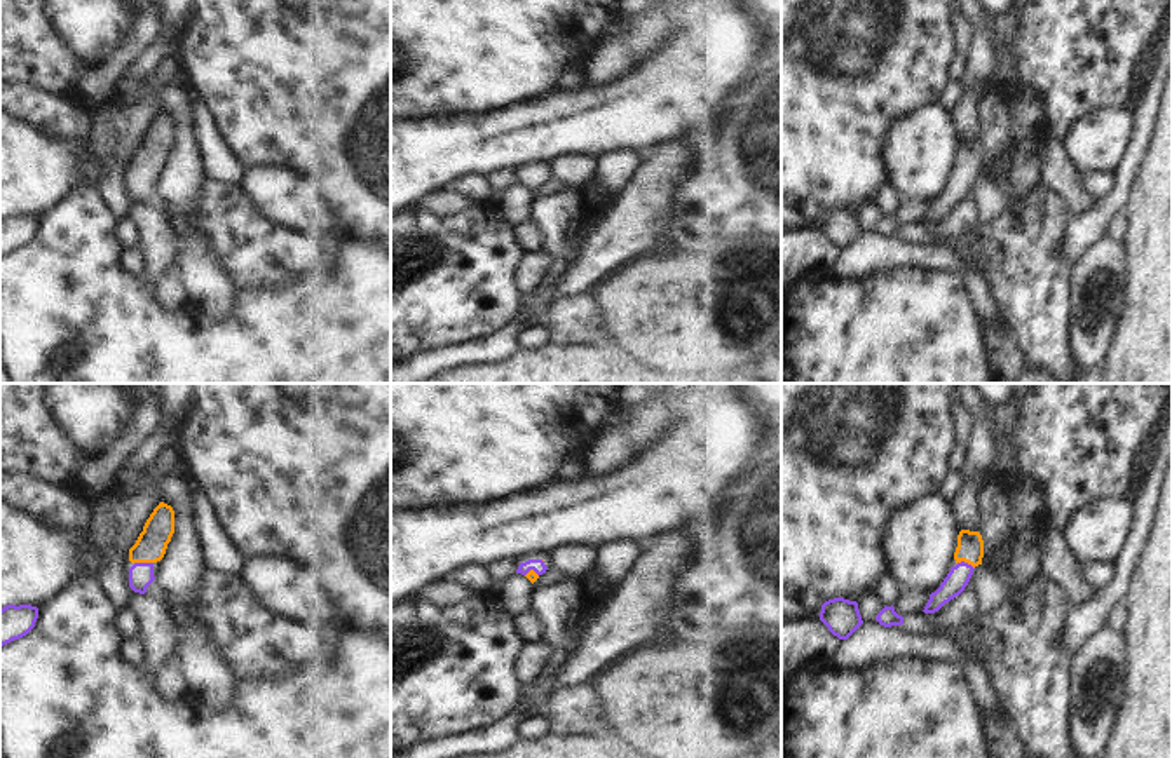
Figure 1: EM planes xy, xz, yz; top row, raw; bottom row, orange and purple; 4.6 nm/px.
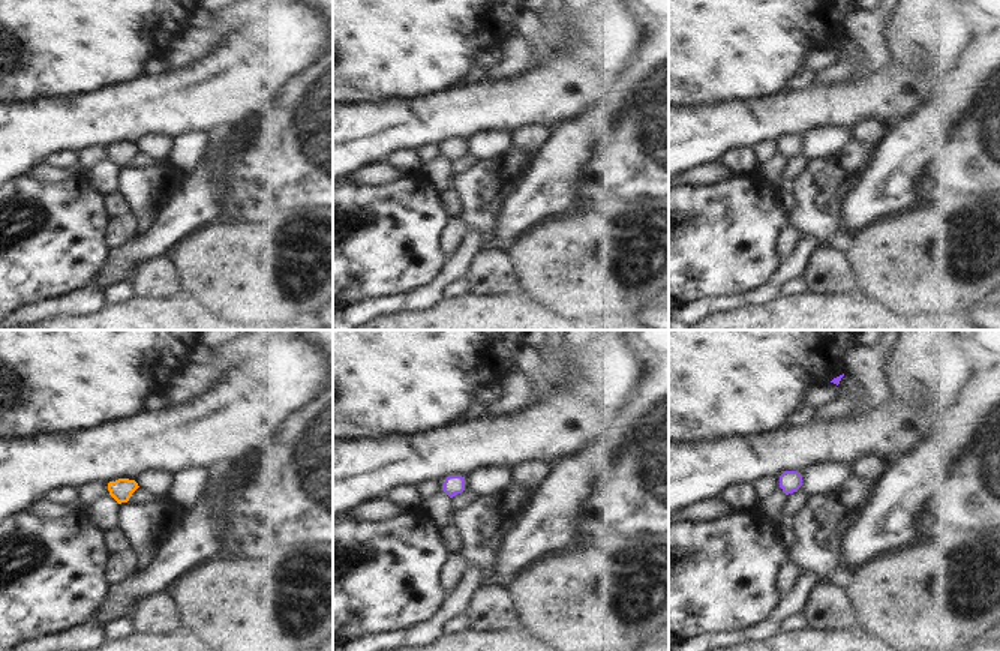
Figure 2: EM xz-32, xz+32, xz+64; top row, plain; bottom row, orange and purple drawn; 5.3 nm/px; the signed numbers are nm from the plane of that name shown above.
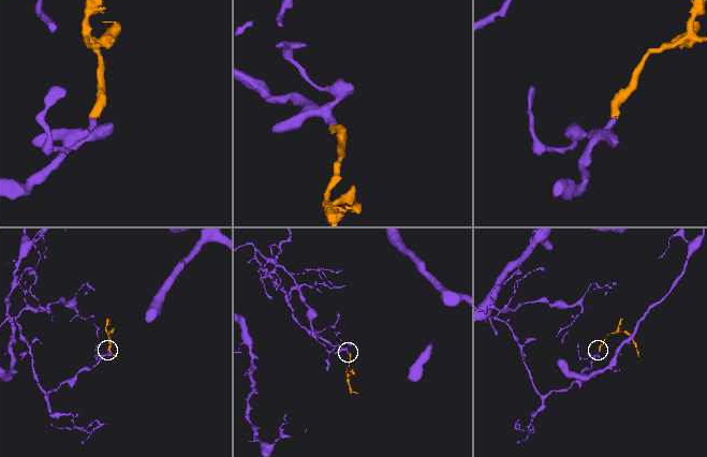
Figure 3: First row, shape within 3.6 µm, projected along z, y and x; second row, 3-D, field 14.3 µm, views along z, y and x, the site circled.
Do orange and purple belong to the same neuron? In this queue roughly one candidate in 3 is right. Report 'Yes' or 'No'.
Yes

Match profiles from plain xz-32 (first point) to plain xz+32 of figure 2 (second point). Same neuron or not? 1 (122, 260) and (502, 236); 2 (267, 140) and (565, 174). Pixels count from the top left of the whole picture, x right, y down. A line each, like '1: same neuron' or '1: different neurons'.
1: same neuron
2: different neurons

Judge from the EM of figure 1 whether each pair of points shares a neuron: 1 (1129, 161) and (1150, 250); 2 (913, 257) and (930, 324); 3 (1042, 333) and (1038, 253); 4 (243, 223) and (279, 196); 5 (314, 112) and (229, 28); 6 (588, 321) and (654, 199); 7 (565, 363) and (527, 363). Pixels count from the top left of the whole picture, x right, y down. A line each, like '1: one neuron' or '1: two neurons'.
1: two neurons
2: two neurons
3: one neuron
4: two neurons
5: one neuron
6: two neurons
7: one neuron

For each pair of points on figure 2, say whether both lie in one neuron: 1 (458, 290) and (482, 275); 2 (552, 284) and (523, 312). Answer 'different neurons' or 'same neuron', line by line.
1: different neurons
2: different neurons

